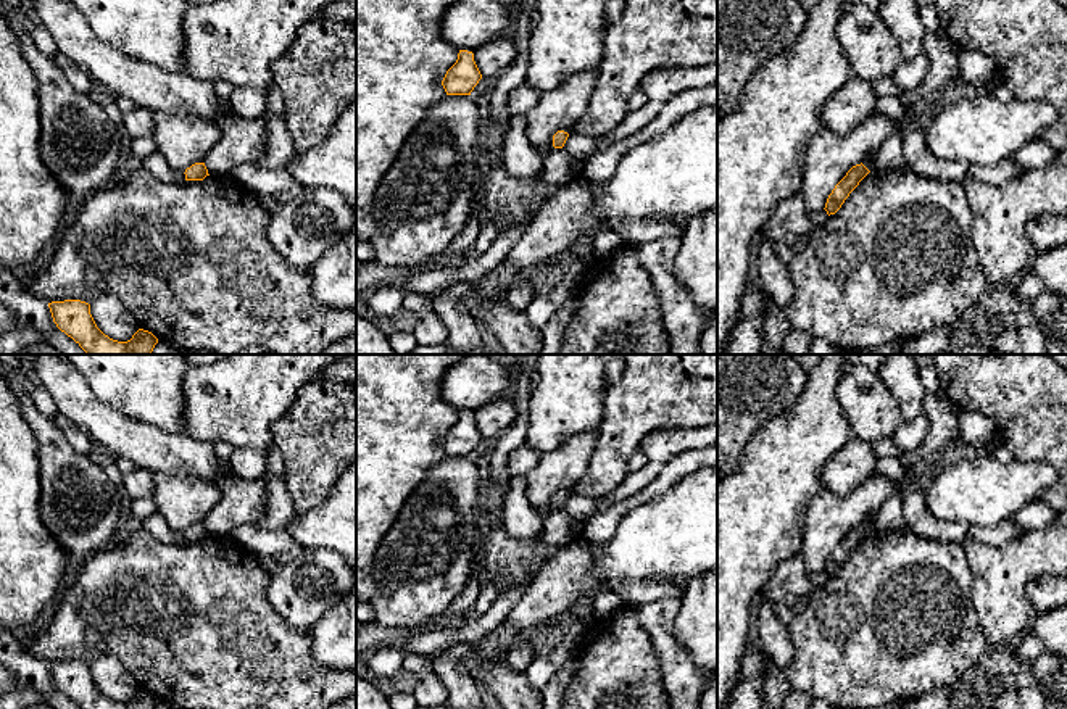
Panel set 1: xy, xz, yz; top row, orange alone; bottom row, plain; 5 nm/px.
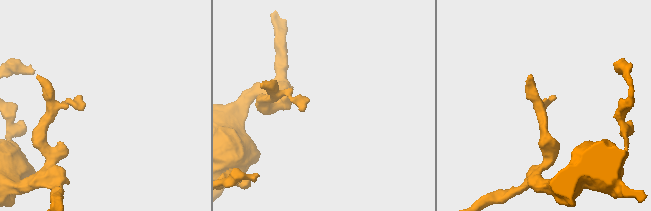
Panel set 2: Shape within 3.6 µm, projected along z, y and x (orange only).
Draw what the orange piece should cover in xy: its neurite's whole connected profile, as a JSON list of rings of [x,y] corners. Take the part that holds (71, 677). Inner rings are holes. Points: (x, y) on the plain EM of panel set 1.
[[[81,661],[48,664],[56,688],[71,698],[81,709],[155,709],[158,699],[139,690],[131,701],[118,703],[105,696],[90,675],[90,665]]]

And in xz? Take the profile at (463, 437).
[[[459,411],[456,424],[446,432],[442,446],[446,456],[471,456],[482,435],[474,422],[474,414]]]

